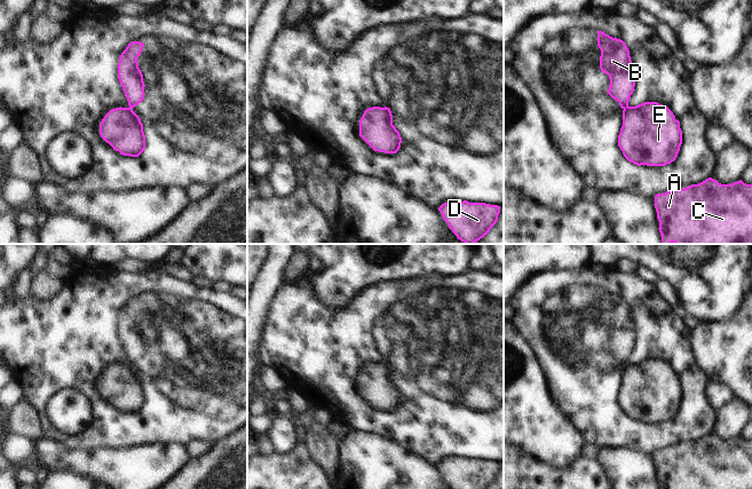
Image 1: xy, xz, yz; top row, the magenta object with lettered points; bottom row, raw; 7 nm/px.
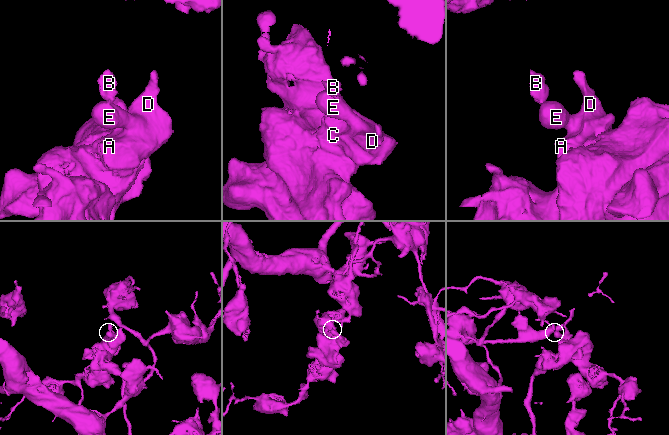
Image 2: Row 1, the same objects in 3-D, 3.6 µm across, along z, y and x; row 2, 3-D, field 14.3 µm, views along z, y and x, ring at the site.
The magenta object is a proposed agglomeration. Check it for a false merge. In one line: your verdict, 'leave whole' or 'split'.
split

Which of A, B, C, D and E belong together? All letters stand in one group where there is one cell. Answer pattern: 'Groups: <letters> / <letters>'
Groups: A C D E / B.

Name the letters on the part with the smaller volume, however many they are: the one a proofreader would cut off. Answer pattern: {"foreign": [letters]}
{"foreign": ["B"]}

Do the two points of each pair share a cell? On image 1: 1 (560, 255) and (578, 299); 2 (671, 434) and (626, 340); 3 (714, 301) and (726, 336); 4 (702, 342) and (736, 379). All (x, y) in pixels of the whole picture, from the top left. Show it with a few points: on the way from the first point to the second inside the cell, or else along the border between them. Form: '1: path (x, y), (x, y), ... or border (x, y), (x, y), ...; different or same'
1: border (590, 259), (575, 267), (554, 267), (538, 271); different
2: path (690, 403), (690, 376), (657, 342); same
3: border (739, 309), (727, 321), (701, 323); different
4: path (711, 349), (731, 370); same

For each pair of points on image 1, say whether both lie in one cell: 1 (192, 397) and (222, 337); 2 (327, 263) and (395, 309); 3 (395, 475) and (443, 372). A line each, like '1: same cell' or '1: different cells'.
1: same cell
2: different cells
3: different cells

